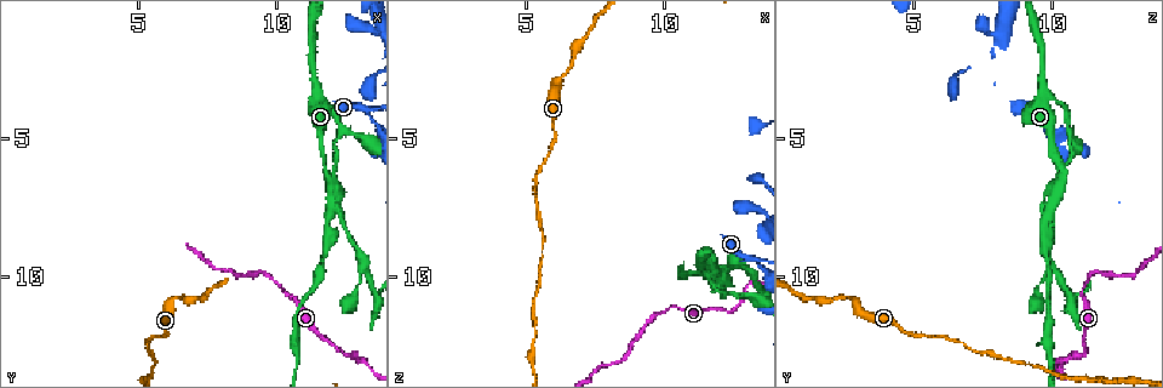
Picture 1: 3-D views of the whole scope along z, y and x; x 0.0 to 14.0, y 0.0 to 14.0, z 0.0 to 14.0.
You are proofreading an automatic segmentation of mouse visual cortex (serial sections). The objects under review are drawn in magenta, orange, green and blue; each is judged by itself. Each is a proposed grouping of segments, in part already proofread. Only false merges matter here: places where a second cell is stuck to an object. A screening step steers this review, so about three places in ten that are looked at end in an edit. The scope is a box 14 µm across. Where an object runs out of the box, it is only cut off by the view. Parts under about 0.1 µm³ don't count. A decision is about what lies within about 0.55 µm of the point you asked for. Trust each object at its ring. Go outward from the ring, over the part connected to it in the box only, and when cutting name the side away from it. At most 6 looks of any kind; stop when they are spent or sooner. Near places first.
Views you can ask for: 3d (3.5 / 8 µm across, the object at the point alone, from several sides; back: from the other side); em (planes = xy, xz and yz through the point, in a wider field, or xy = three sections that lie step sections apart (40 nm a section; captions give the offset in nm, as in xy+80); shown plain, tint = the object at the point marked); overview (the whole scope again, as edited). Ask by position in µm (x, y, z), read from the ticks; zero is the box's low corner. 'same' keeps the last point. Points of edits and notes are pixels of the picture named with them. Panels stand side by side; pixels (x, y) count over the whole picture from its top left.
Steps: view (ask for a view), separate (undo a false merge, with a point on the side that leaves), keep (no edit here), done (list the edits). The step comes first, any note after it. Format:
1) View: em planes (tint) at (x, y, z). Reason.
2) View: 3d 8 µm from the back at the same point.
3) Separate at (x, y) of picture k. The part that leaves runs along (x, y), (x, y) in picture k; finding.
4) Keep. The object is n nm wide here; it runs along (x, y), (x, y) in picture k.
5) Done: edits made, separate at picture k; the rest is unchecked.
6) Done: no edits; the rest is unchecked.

View: 3d 3.5 µm from the back at (11.9, 6.3, 10.3). Sudden change in width.

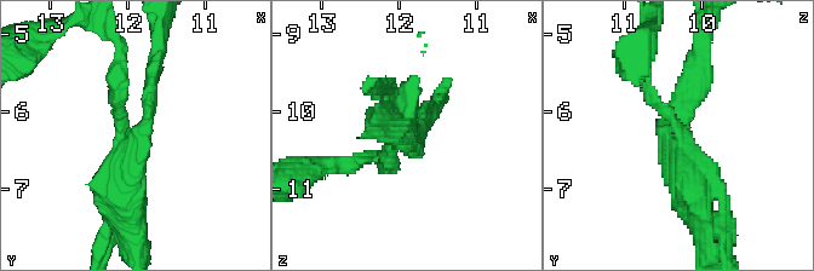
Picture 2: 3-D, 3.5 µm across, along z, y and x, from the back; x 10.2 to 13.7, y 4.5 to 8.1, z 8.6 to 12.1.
Separate at (371, 82) of picture 2. A second cell is stuck on.

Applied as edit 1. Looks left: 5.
View: overview.

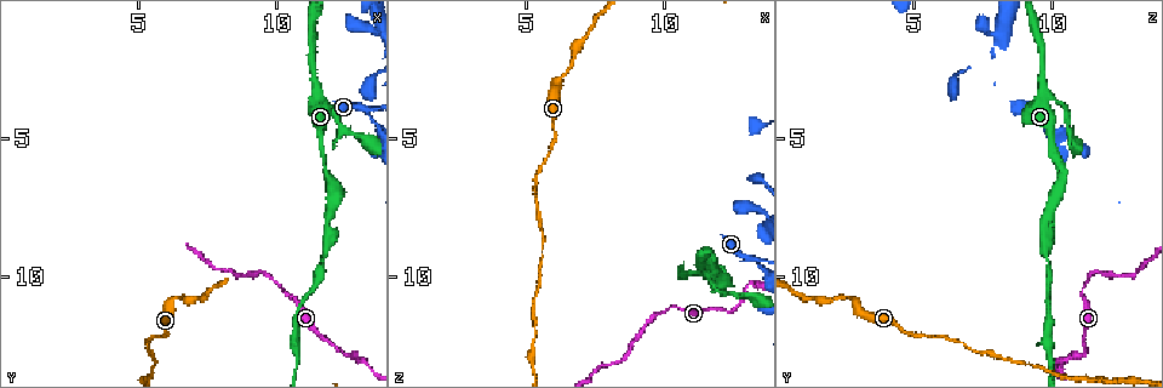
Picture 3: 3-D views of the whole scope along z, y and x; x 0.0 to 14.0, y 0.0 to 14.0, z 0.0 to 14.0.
View: 3d 3.5 µm at (12.5, 12.7, 11.2). Abrupt turn.

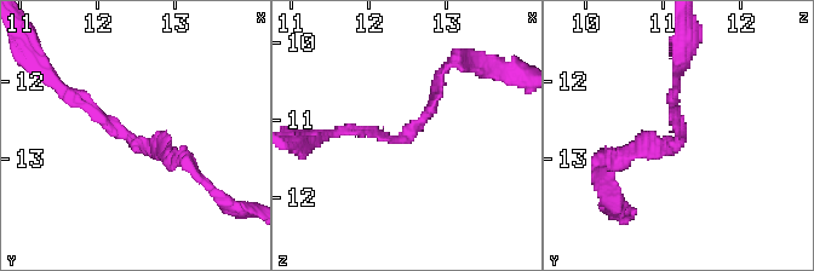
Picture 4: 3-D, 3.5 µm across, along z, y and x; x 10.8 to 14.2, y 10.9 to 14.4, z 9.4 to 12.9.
View: em xy step 1 (tint) at (12.45, 12.75, 11.20). The arms are 150, 150 nm wide; now the EM.

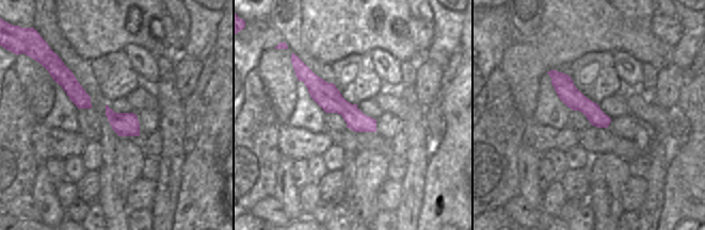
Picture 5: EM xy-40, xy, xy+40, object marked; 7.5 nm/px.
Keep. It runs along (68, 93), (168, 157) in picture 4; continuous, no second cell.

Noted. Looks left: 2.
View: 3d 8 µm at (13.4, 4.0, 9.4). Thick turns thin.

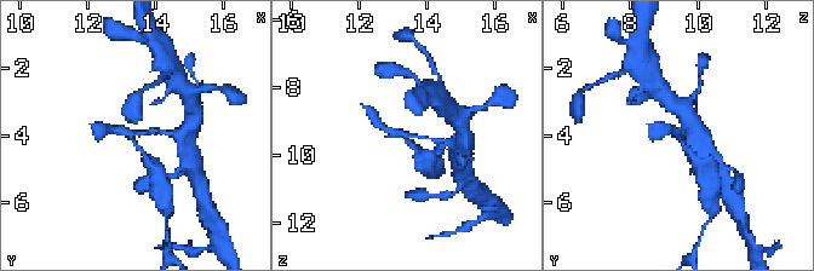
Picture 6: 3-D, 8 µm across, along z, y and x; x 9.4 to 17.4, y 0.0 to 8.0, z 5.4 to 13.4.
View: 3d 3.5 µm at (13.3, 3.9, 9.4). Closer look.

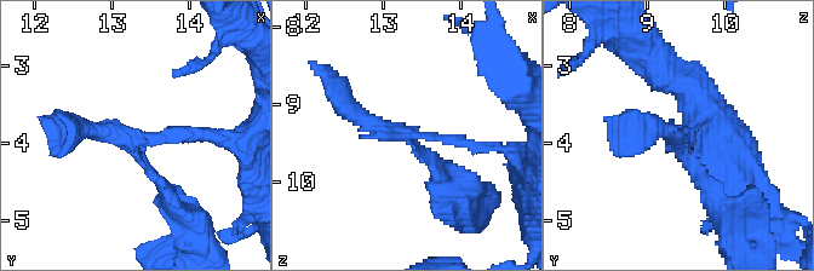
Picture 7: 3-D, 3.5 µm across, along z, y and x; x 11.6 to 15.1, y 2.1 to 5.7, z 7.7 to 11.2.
Separate at (162, 184) of picture 7. The part that leaves runs along (137, 155), (185, 222), (185, 247) in picture 7; a second cell is stuck on.

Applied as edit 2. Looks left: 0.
Done: edits made, separate at picture 2, separate at picture 7; the rest is unchecked.

